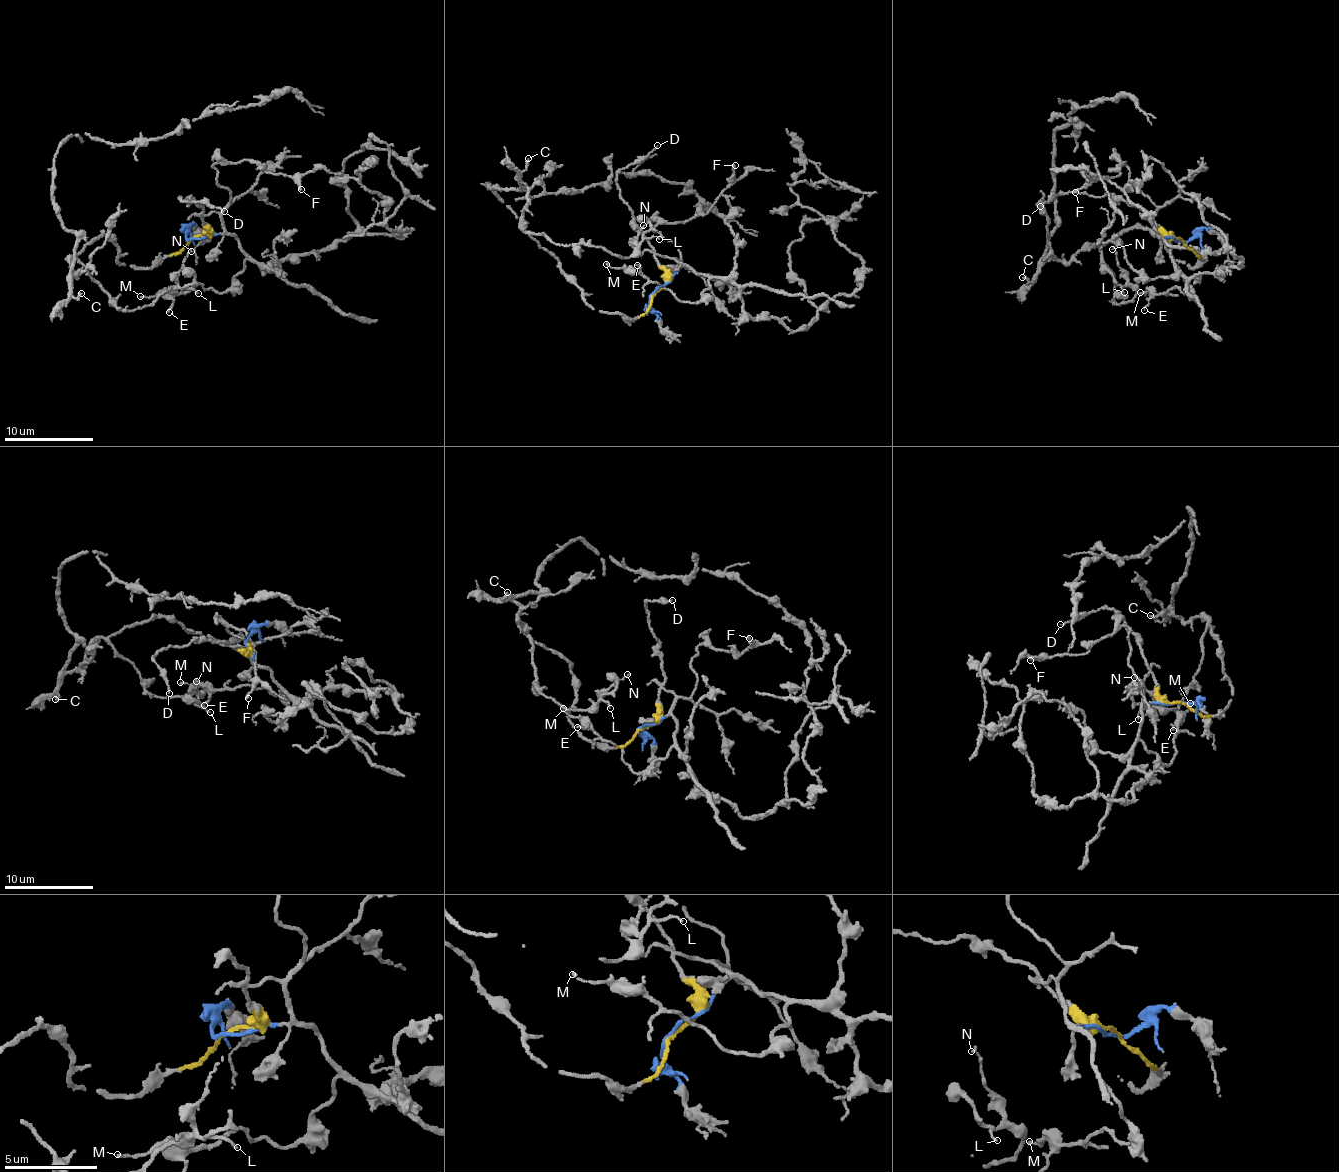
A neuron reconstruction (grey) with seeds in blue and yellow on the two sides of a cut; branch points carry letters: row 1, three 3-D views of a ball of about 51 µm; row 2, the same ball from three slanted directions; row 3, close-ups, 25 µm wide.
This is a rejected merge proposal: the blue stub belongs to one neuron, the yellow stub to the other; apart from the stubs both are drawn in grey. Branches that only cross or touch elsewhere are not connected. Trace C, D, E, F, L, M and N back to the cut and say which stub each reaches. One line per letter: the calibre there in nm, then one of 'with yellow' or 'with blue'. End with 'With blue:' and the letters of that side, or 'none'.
C: calibre 180 nm; with yellow
D: calibre 120 nm; with yellow
E: calibre 140 nm; with blue
F: calibre 200 nm; with blue
L: calibre 120 nm; with yellow
M: calibre 130 nm; with blue
N: calibre 110 nm; with yellow
With blue: E, F, M

